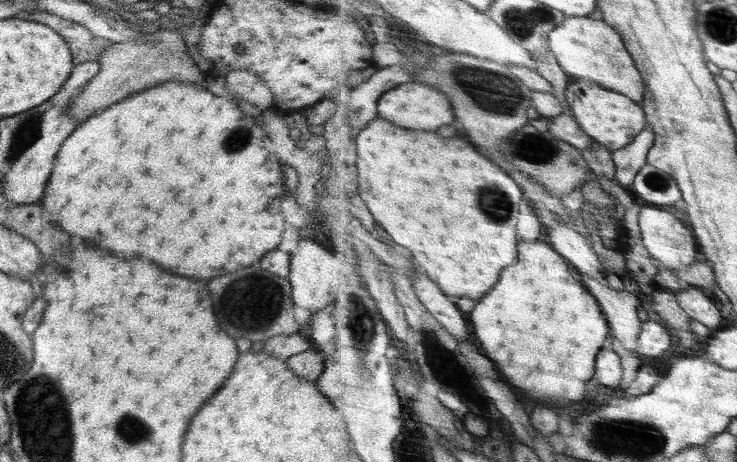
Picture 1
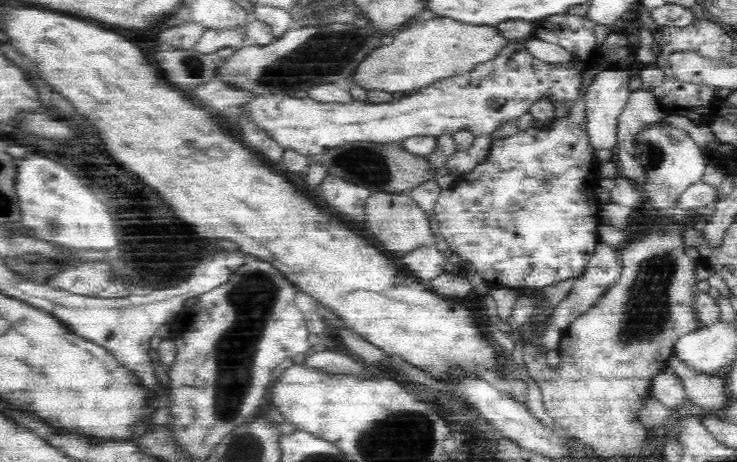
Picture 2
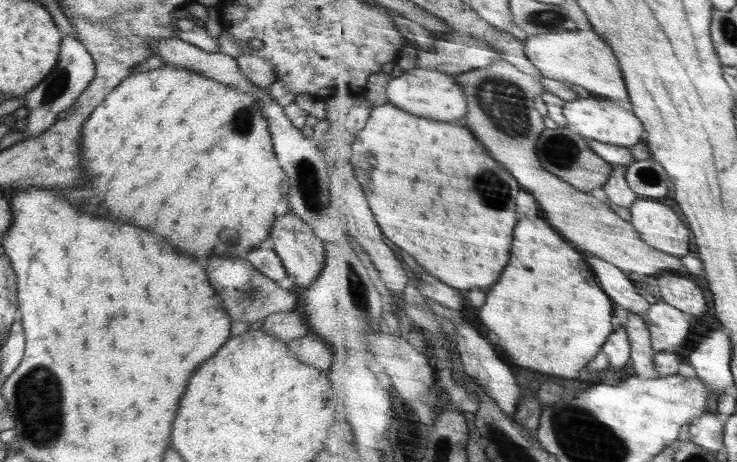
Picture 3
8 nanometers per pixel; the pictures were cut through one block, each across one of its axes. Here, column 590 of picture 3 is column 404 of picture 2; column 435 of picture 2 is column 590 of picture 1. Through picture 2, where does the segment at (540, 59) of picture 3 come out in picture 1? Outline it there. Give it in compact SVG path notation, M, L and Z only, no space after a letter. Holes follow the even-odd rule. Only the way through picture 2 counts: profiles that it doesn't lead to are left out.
M579 16L567 17L564 24L553 30L549 44L564 70L573 79L592 80L608 90L626 94L643 103L646 100L646 88L644 88L646 82L625 43L624 36L614 26L598 22L594 18Z

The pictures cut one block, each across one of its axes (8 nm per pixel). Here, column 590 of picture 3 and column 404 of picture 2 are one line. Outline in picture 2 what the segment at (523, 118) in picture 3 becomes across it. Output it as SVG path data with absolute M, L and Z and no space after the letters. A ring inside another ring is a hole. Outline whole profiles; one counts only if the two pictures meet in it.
M376 190L366 198L364 225L388 251L394 250L394 253L406 254L416 248L434 244L435 236L430 229L428 215L428 211L404 192Z

